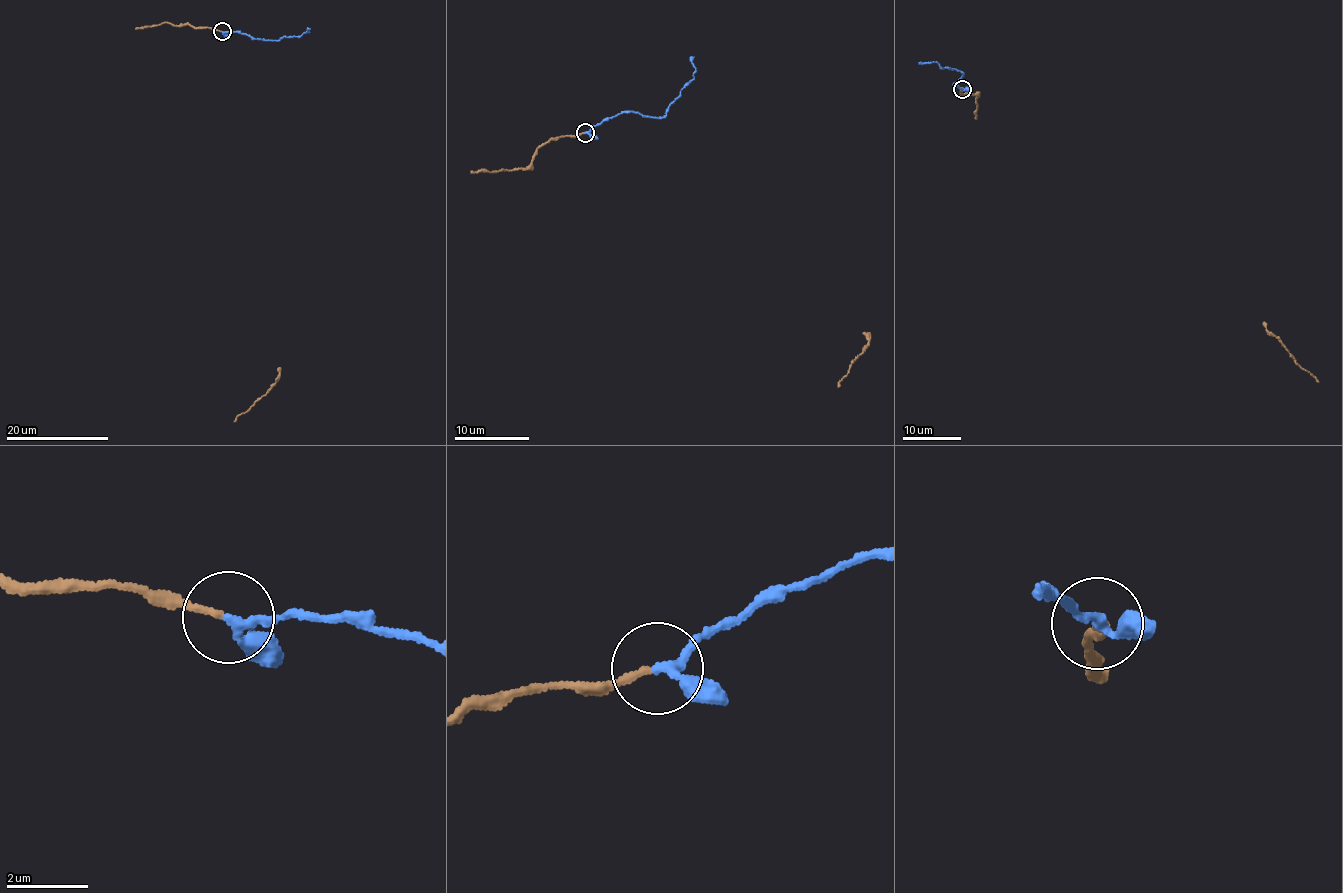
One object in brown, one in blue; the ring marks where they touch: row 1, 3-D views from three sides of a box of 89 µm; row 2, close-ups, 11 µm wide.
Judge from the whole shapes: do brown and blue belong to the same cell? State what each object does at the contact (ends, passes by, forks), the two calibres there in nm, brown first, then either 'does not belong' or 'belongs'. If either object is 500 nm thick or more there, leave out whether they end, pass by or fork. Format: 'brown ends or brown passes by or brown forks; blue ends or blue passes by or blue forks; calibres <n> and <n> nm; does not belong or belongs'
brown ends; blue passes by; calibres 160 and 200 nm; belongs

